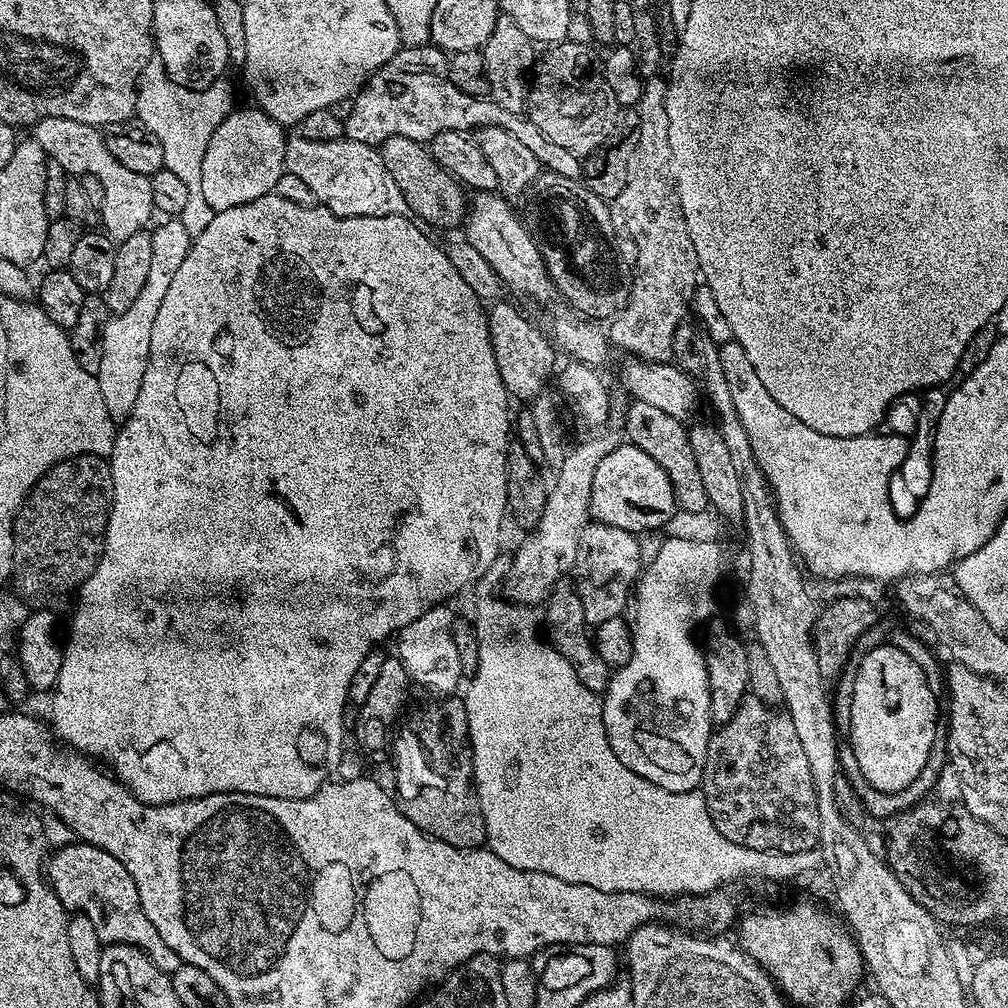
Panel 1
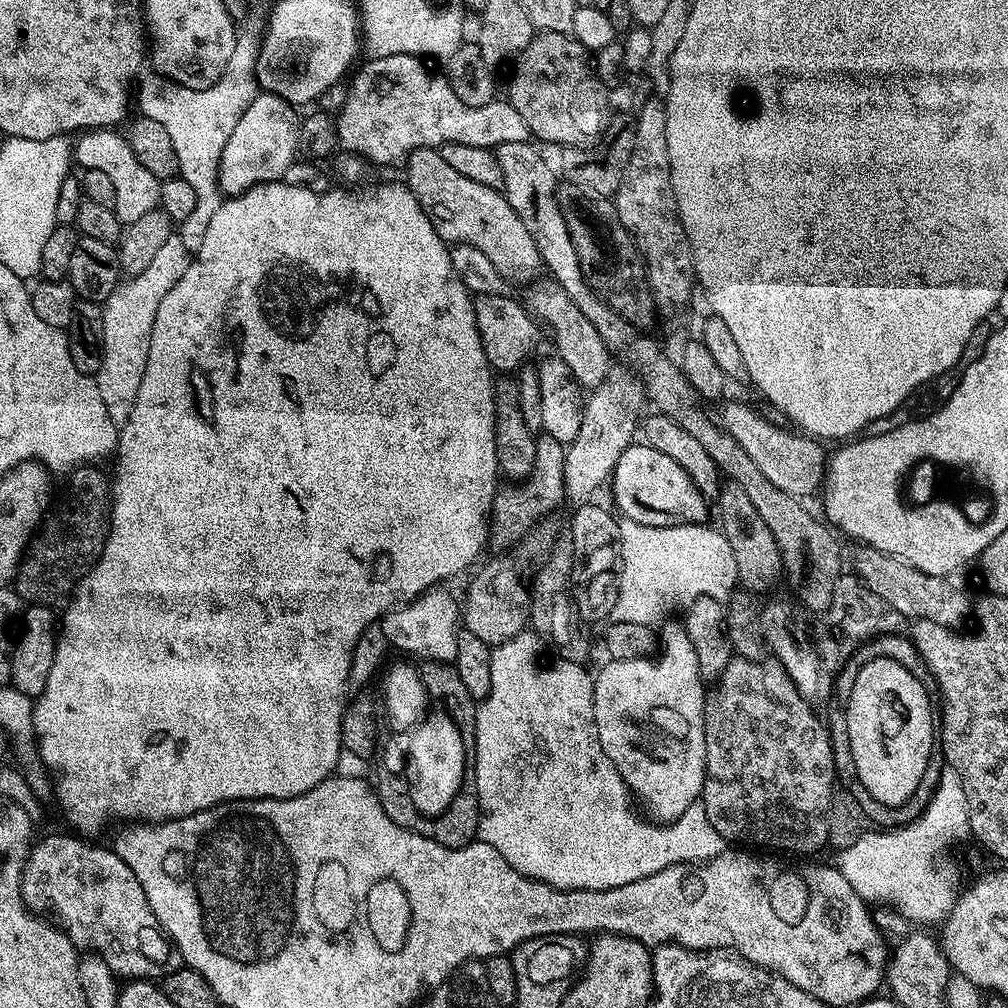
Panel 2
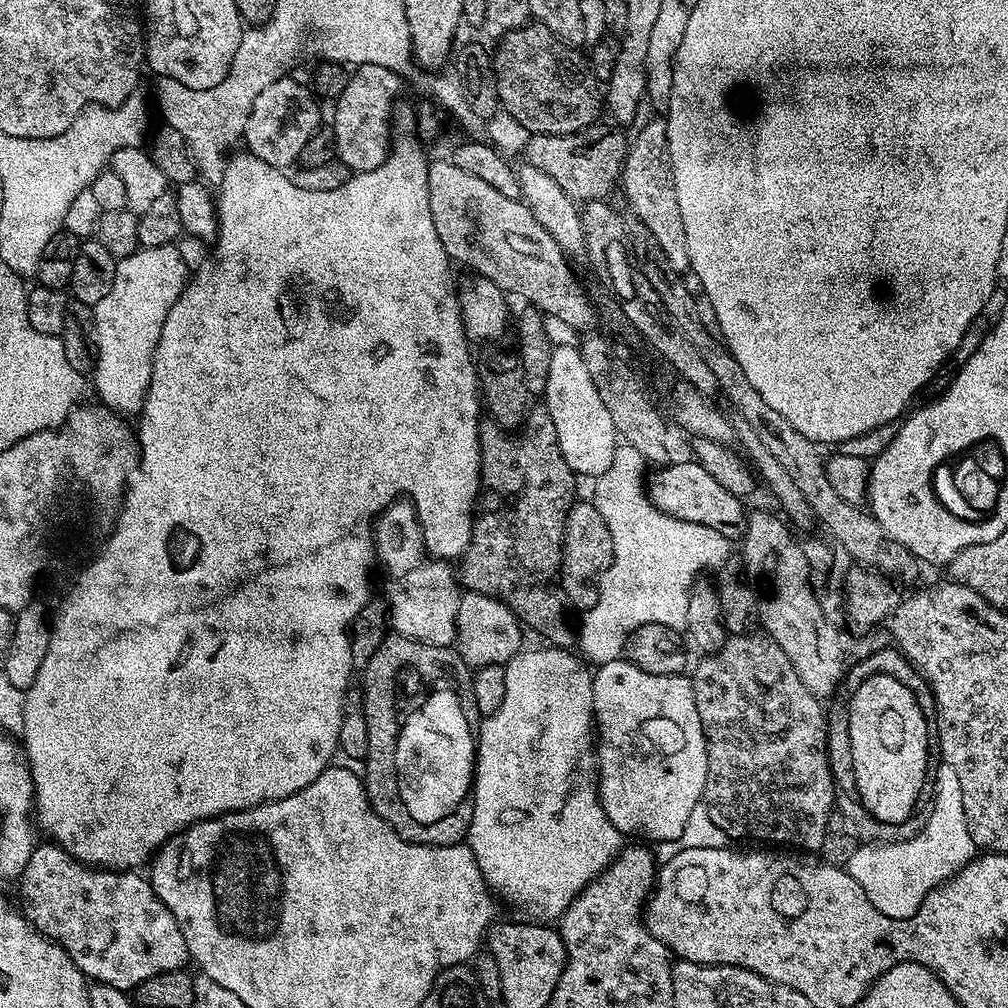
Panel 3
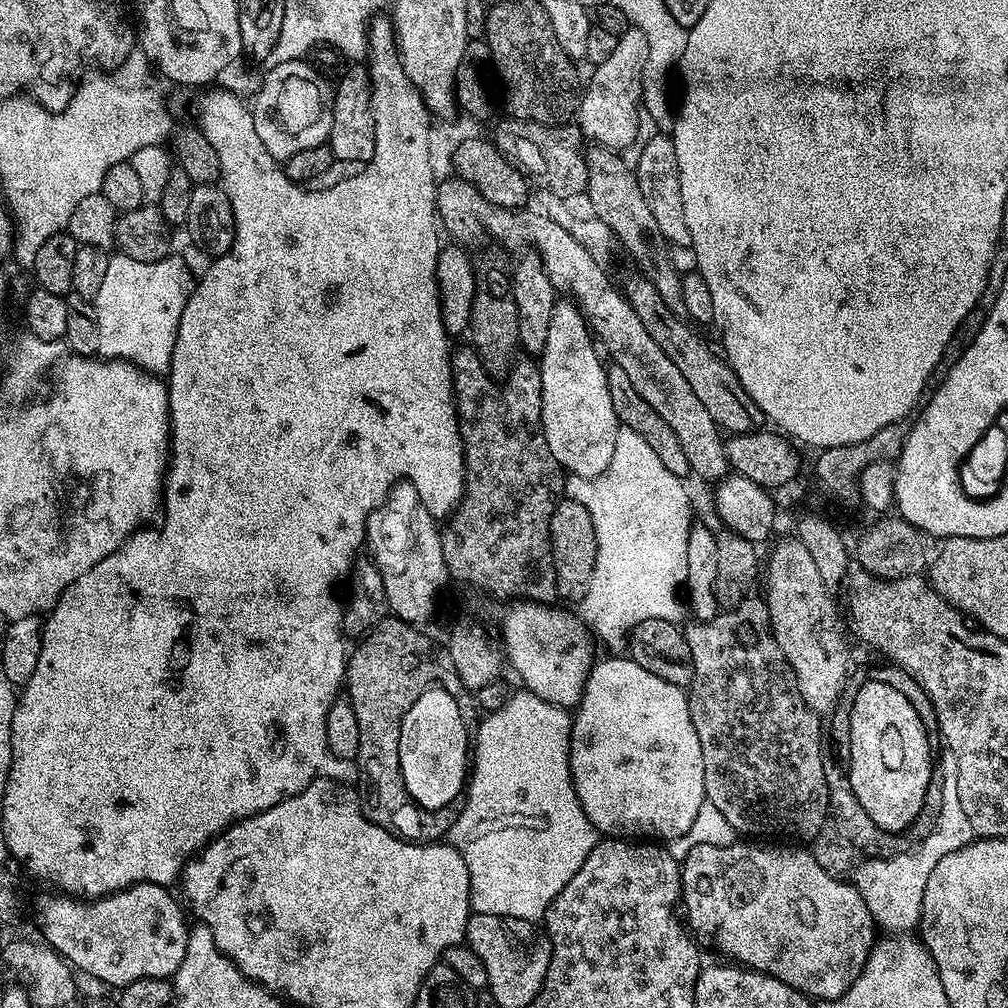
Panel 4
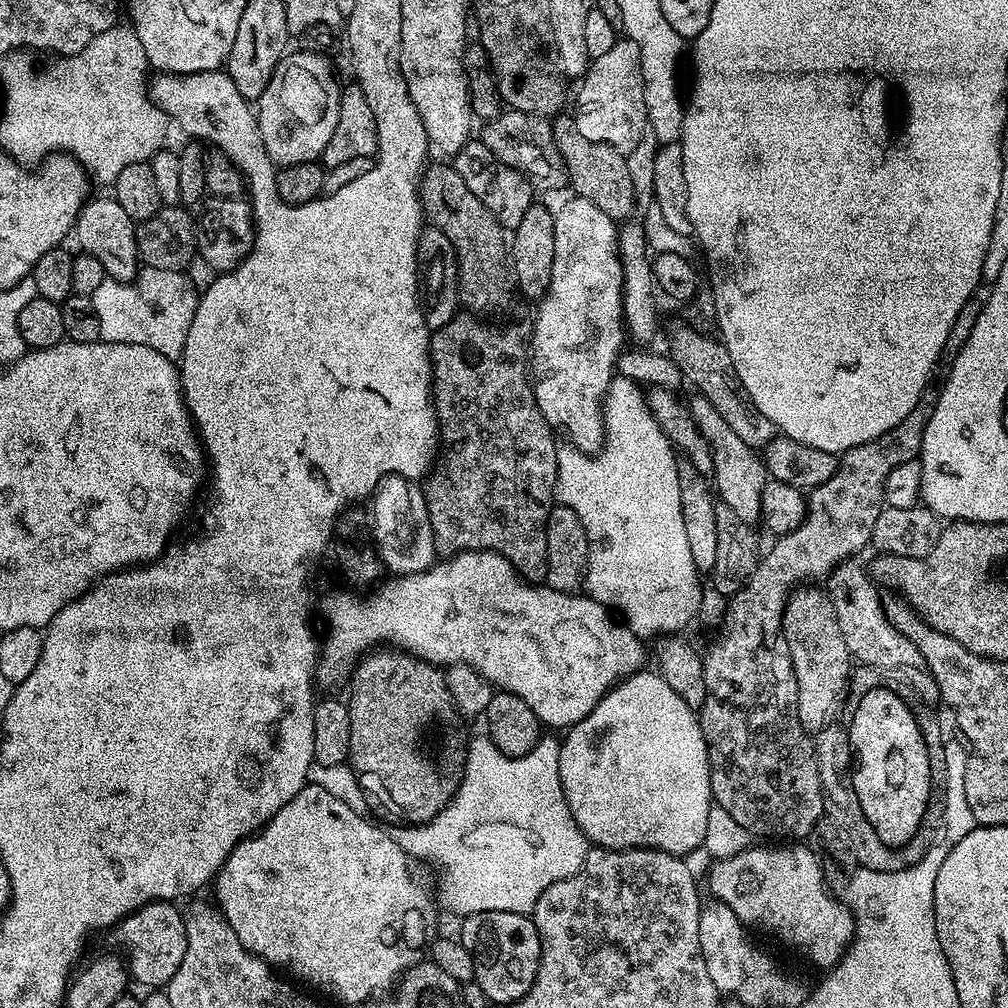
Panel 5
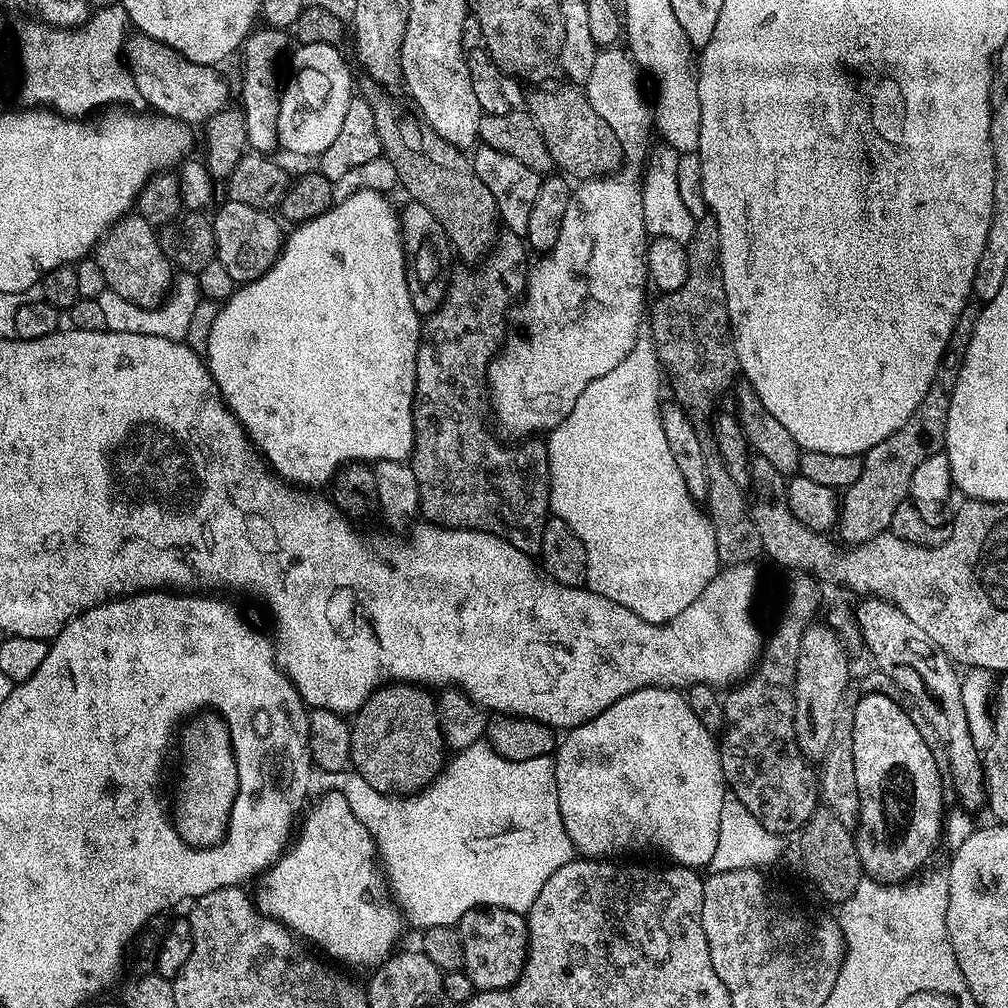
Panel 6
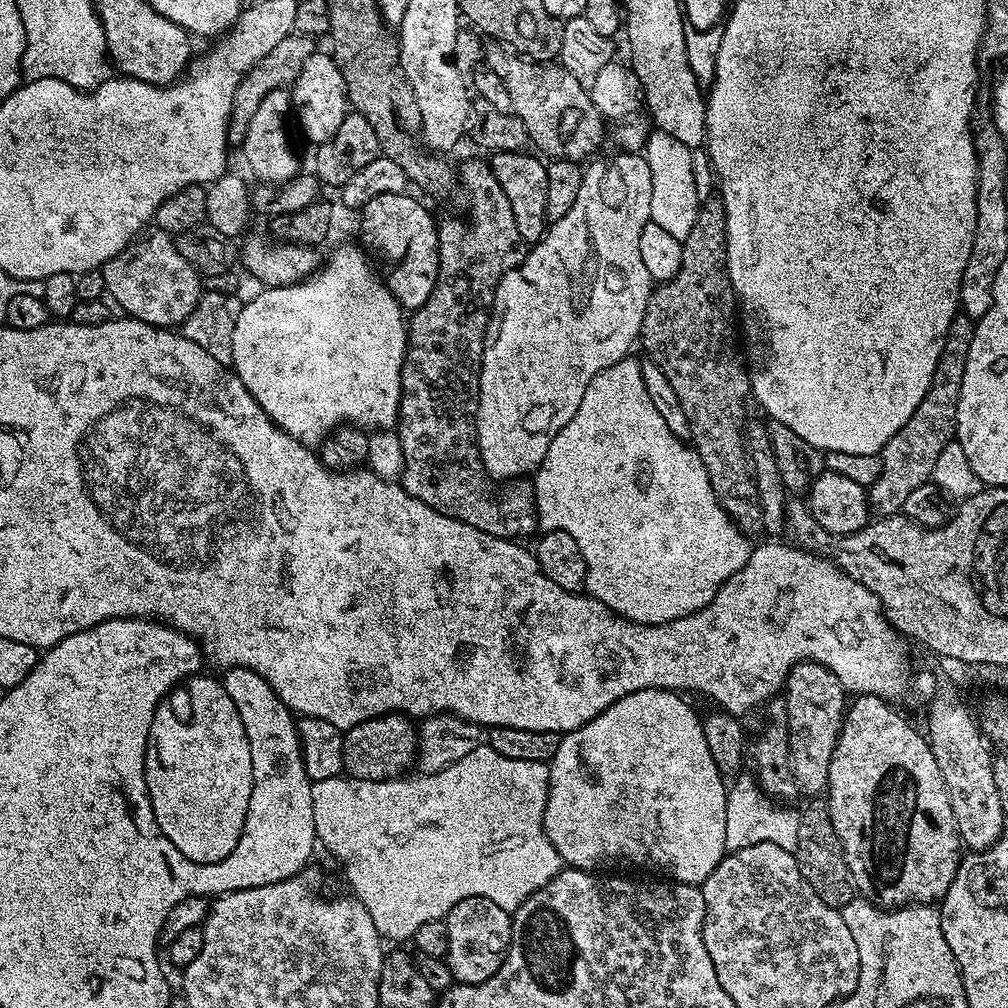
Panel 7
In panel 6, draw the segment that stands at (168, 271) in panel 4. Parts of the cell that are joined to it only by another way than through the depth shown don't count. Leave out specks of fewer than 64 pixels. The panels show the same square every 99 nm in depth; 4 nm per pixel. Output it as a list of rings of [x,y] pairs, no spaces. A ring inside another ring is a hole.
[[[192,274],[177,275],[167,296],[163,302],[157,303],[155,306],[145,306],[135,304],[118,294],[114,294],[110,290],[105,290],[98,297],[102,306],[102,314],[106,318],[106,322],[104,323],[105,329],[109,332],[152,334],[154,338],[183,341],[185,339],[184,335],[191,330],[192,323],[196,320],[196,311],[199,310],[200,304],[202,305],[200,281]],[[167,296],[168,301],[166,301]]]

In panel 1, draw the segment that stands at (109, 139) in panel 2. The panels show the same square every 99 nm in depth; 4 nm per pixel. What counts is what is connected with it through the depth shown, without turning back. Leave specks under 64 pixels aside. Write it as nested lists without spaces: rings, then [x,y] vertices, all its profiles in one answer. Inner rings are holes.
[[[42,118],[31,125],[30,136],[38,142],[48,160],[62,166],[65,174],[76,178],[89,176],[102,182],[102,206],[98,209],[98,220],[104,223],[103,231],[113,240],[119,242],[149,227],[148,219],[154,216],[154,209],[148,177],[134,174],[134,170],[122,166],[122,162],[110,154],[104,132],[97,125],[74,122],[74,118]]]

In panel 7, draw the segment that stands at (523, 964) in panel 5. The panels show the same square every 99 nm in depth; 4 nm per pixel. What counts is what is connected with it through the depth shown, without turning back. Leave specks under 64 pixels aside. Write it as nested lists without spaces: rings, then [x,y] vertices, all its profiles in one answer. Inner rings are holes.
[[[471,896],[462,898],[449,910],[444,927],[444,952],[453,981],[458,984],[486,982],[502,966],[512,941],[512,917],[490,898]]]

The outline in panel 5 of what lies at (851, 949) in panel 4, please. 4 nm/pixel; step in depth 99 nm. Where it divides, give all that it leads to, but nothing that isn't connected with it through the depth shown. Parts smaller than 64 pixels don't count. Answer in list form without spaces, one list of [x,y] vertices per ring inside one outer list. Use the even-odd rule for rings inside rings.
[[[749,846],[744,851],[726,858],[725,860],[717,860],[711,866],[712,873],[708,876],[708,888],[713,892],[715,899],[719,903],[726,905],[733,914],[740,919],[740,923],[749,929],[761,928],[764,932],[769,932],[772,936],[777,936],[784,944],[789,944],[792,948],[797,948],[806,959],[812,964],[817,964],[823,970],[831,970],[844,956],[844,950],[852,943],[852,936],[856,932],[856,923],[852,917],[852,909],[848,907],[843,899],[837,898],[833,893],[829,892],[828,885],[824,883],[824,872],[820,869],[819,859],[811,847],[800,848],[804,846],[792,846],[796,848],[755,848]]]

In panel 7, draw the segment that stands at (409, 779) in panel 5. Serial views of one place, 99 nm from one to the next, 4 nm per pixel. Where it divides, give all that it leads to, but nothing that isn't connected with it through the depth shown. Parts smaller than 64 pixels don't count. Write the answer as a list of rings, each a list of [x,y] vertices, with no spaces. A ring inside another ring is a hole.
[[[391,712],[389,716],[375,716],[344,732],[344,772],[358,780],[394,780],[405,775],[408,767],[413,767],[418,756],[416,734],[418,728],[409,717]]]

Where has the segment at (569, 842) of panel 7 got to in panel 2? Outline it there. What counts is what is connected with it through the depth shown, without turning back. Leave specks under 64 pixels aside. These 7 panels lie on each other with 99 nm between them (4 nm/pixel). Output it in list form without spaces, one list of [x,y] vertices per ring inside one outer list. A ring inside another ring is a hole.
[[[676,622],[676,624],[668,624],[664,629],[659,629],[658,632],[658,655],[655,658],[645,658],[643,660],[613,660],[609,659],[607,661],[608,665],[601,670],[600,673],[596,672],[593,679],[593,706],[594,706],[594,722],[597,723],[598,730],[598,742],[602,742],[602,750],[606,750],[606,758],[610,758],[610,762],[614,762],[614,770],[618,770],[618,774],[622,774],[622,778],[626,782],[629,793],[635,794],[638,797],[640,795],[640,800],[642,803],[648,807],[647,815],[651,817],[653,821],[656,822],[671,822],[679,818],[687,808],[697,803],[701,799],[702,793],[704,791],[704,759],[706,758],[706,742],[704,741],[704,701],[702,699],[702,688],[700,692],[700,687],[702,687],[702,681],[700,678],[700,671],[698,670],[698,657],[694,654],[694,646],[690,646],[690,638],[686,634],[683,623]]]

